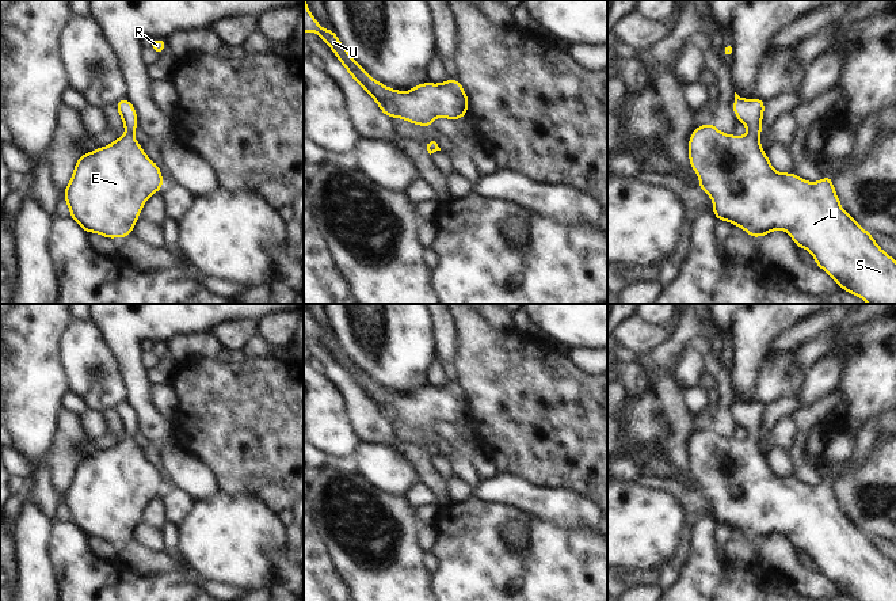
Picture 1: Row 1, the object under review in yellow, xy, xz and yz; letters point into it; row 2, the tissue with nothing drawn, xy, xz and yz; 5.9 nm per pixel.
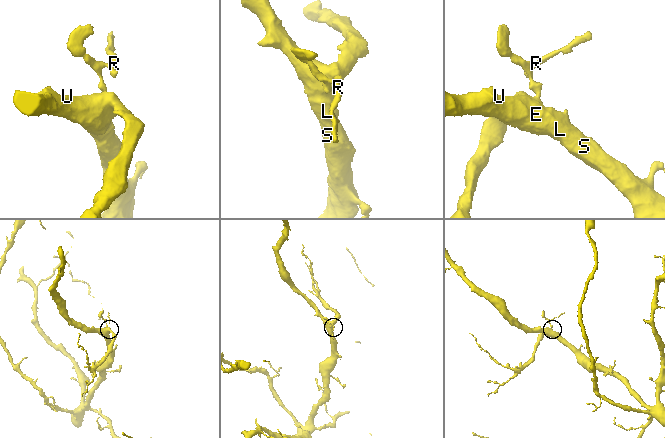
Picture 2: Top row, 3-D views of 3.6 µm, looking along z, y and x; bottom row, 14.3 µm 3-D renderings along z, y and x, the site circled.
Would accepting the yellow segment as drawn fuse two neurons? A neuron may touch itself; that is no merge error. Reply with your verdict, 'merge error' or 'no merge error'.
no merge error

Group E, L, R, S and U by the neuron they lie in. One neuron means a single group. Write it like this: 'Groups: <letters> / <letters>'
Groups: E L R S U

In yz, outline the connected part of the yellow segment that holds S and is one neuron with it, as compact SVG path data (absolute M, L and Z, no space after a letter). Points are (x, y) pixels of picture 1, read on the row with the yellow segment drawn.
M735 92L733 113L748 128L746 137L728 136L713 123L695 128L689 138L689 161L702 189L713 201L713 216L743 227L746 235L763 237L774 229L789 233L797 248L807 248L816 266L823 269L840 289L868 304L896 304L896 260L884 252L870 232L840 206L832 176L811 183L794 172L779 174L773 168L760 145L766 102L743 99Z

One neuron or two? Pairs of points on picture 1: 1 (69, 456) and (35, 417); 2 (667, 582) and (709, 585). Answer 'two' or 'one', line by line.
1: two
2: two

